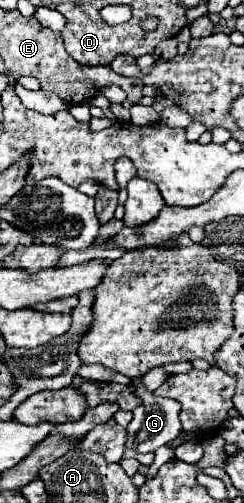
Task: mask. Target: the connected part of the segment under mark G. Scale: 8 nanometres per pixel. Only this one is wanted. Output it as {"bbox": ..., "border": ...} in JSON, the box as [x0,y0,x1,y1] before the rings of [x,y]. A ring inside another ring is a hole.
{"bbox":[126,379,182,453],"border":[[[134,379],[132,387],[134,387],[134,393],[142,399],[142,405],[132,411],[134,419],[132,419],[132,421],[128,423],[128,427],[126,427],[126,447],[128,447],[128,449],[134,449],[134,451],[138,451],[138,453],[152,453],[152,451],[156,451],[158,447],[162,447],[162,445],[174,441],[174,439],[180,435],[182,423],[180,423],[180,417],[178,417],[178,415],[180,415],[180,409],[182,409],[182,407],[180,407],[180,403],[174,401],[174,399],[164,399],[164,397],[152,395],[152,393],[142,385],[140,379]]]}

